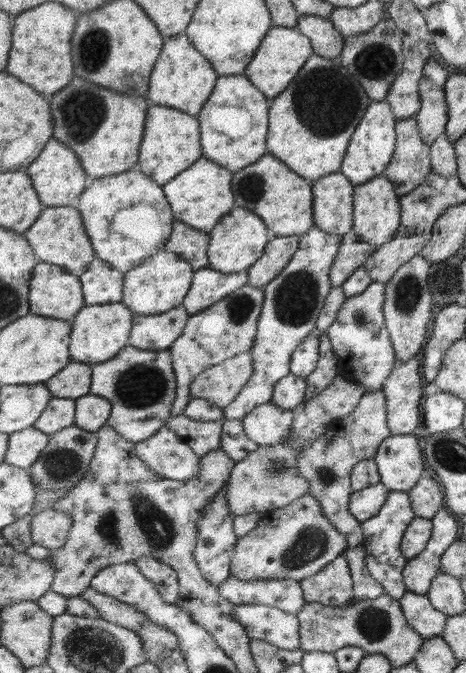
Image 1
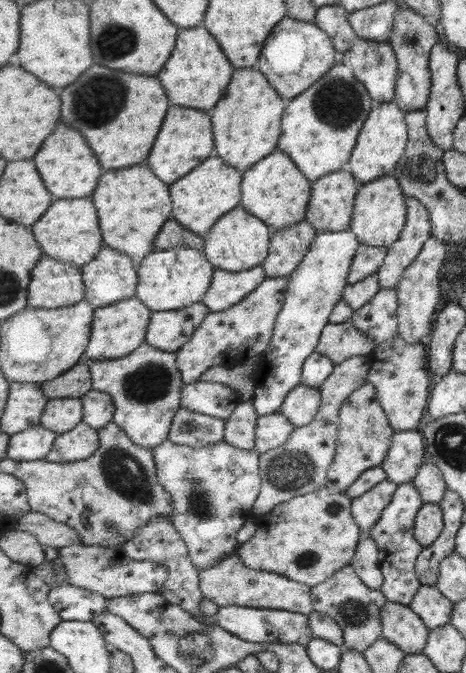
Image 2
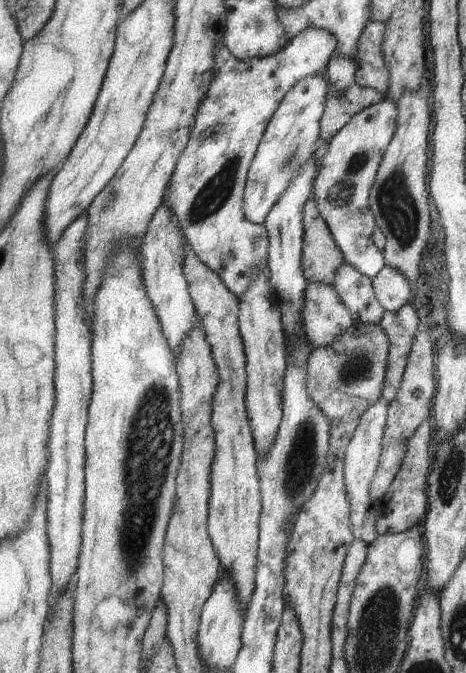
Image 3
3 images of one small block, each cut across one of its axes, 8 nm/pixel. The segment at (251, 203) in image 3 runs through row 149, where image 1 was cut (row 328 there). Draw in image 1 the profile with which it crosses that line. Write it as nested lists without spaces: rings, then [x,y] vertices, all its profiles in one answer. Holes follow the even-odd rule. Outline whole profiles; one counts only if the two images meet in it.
[[[318,226],[303,234],[294,259],[286,270],[265,289],[266,302],[258,322],[258,334],[253,346],[253,376],[243,386],[233,404],[226,406],[225,419],[243,419],[257,406],[273,401],[275,386],[291,374],[291,356],[309,334],[318,329],[318,318],[332,289],[330,274],[341,249],[342,236],[329,234]]]

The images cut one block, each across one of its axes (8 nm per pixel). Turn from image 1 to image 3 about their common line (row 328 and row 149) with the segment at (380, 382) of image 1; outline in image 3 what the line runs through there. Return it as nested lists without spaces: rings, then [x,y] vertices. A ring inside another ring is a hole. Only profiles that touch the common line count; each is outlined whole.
[[[391,99],[362,110],[330,142],[314,180],[313,196],[346,262],[372,279],[384,269],[386,260],[374,241],[378,224],[370,207],[370,192],[397,129],[398,106]]]

